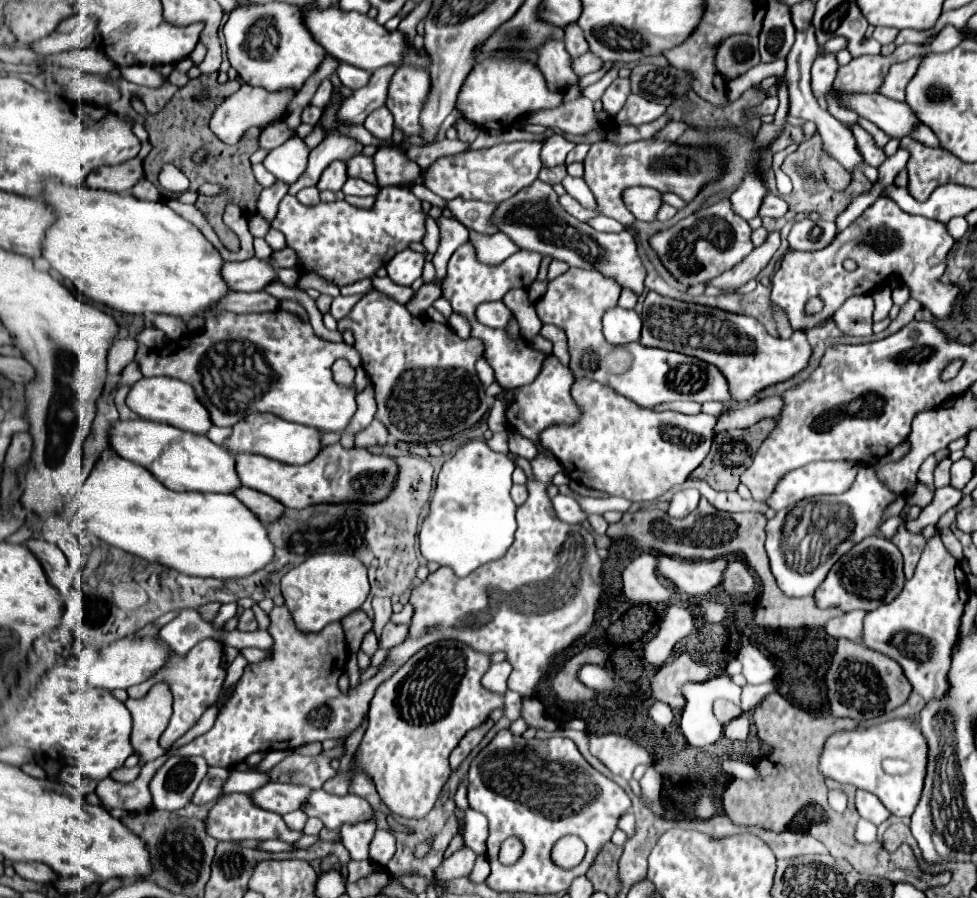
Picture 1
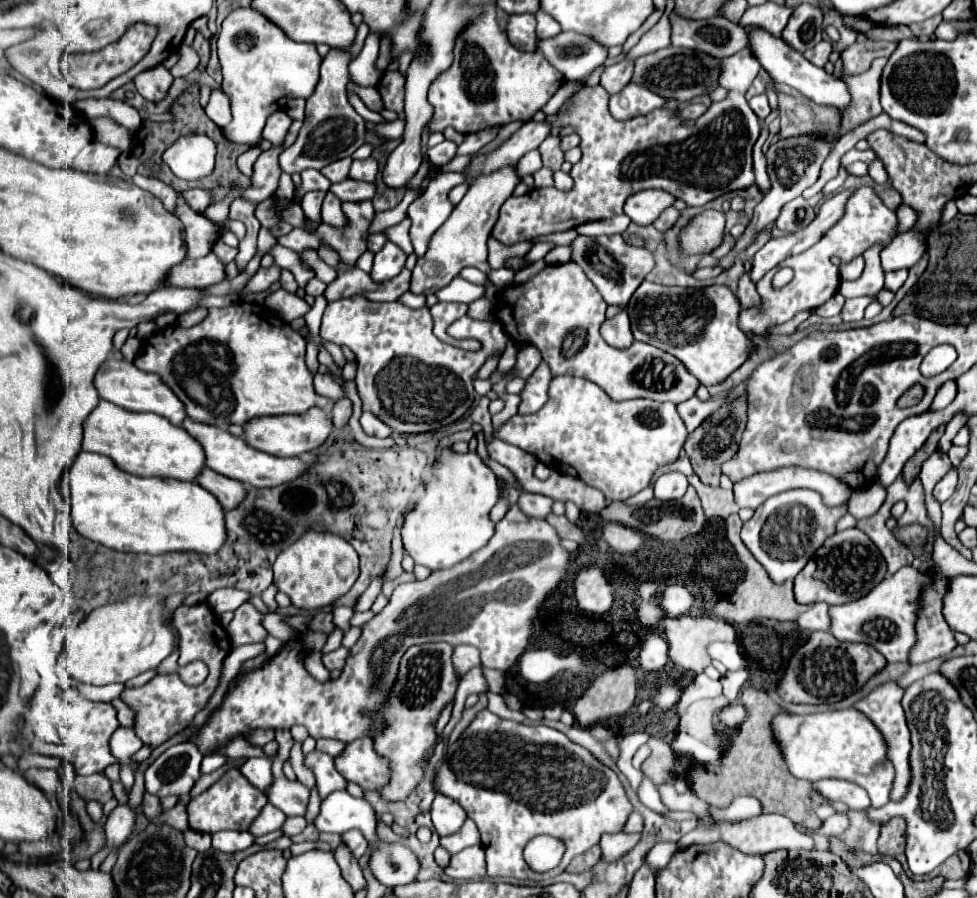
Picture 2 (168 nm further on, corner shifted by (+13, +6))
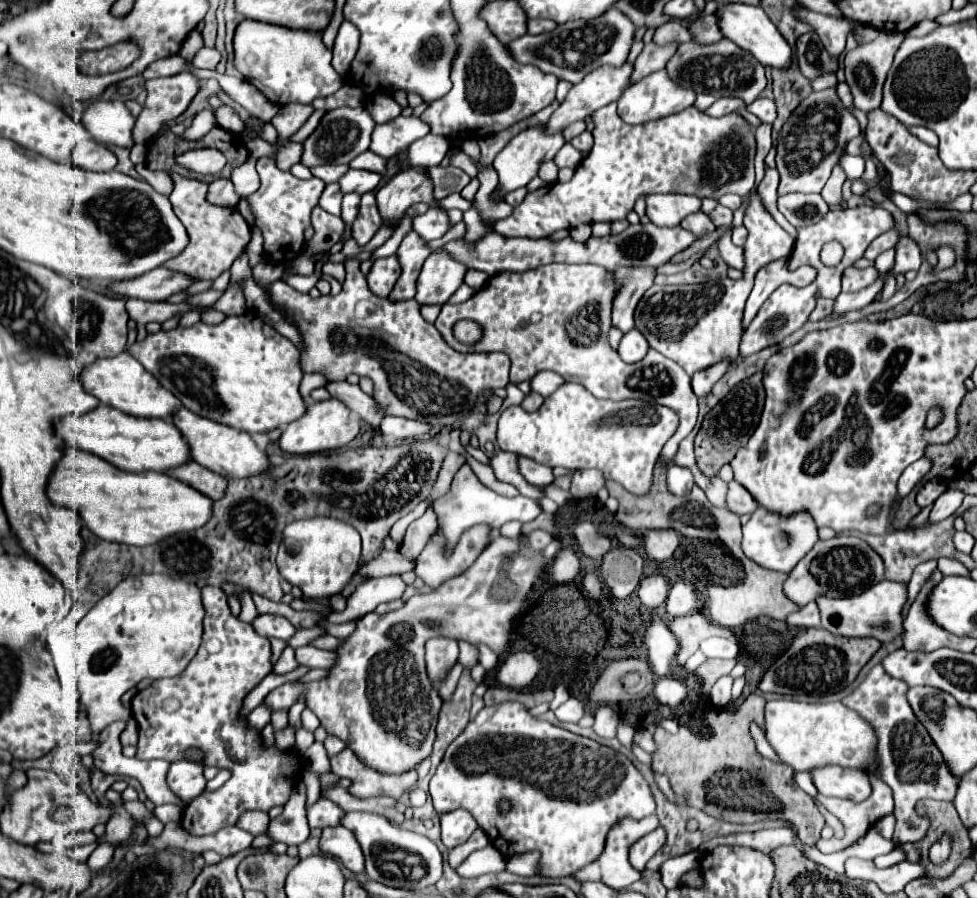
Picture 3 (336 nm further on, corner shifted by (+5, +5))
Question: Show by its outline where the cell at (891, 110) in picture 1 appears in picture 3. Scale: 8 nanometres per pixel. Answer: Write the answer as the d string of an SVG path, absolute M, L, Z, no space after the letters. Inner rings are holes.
M725 3L715 9L715 17L719 17L719 29L723 37L731 39L737 47L749 51L763 63L765 67L789 67L791 65L791 47L777 31L777 27L767 19L761 7L751 7L747 3Z

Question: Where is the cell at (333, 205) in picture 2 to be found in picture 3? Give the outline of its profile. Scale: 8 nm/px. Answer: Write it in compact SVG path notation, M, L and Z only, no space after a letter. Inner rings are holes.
M327 183L323 189L323 209L331 215L341 215L341 197L337 183Z

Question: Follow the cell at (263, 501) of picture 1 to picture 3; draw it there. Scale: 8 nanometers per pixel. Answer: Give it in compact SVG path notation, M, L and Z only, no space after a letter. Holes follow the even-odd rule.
M195 461L173 467L167 471L167 475L187 483L189 487L197 489L199 493L207 495L209 499L221 499L225 493L225 485L227 485L227 481L221 475L215 475L213 471L207 471L205 467L199 467L199 463L195 463Z

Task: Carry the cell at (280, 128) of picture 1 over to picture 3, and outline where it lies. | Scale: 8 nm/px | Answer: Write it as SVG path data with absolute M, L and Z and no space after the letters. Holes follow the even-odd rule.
M289 103L287 107L279 109L279 113L271 119L271 123L275 125L281 139L289 139L291 135L295 135L305 125L305 121L311 117L313 111L315 109L311 105L303 107L299 103Z

